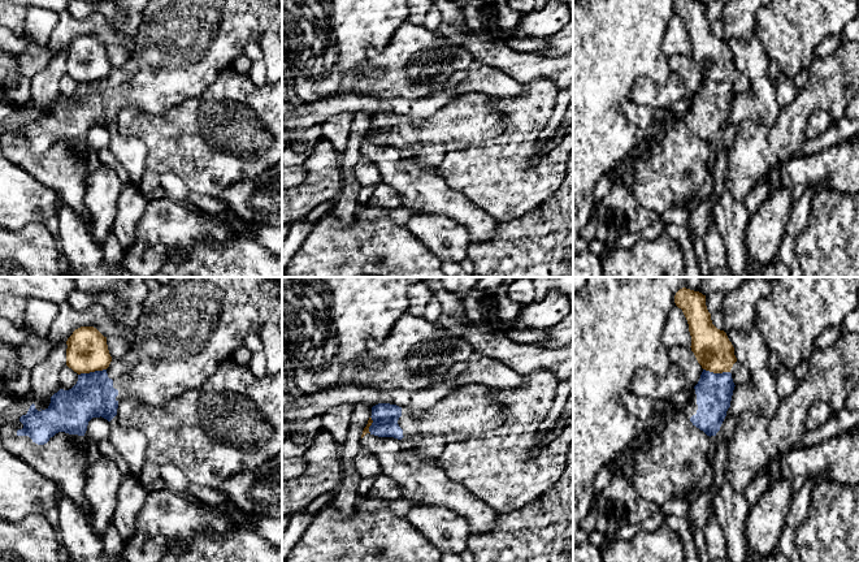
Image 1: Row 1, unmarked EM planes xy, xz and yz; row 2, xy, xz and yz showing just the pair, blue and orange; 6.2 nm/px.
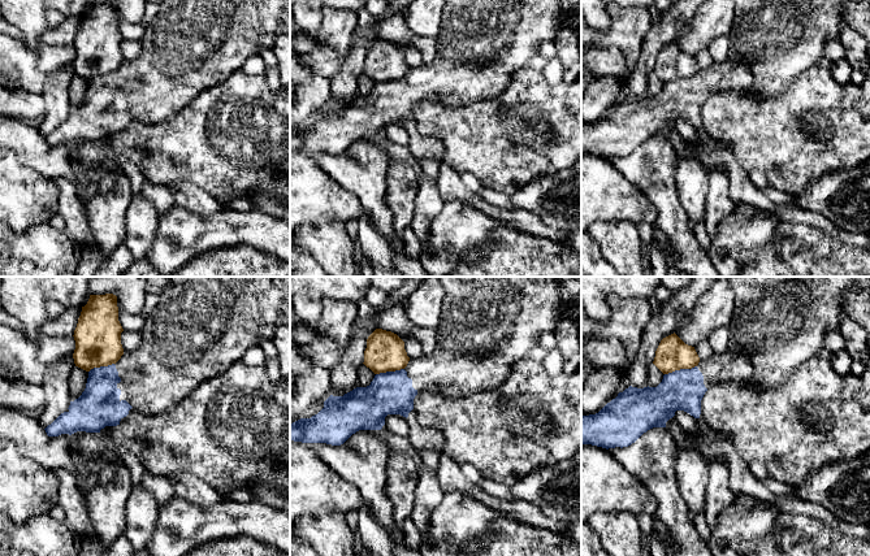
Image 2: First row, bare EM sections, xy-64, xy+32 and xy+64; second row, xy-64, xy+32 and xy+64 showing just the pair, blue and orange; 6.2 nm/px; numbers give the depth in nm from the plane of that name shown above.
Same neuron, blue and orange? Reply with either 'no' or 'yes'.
no

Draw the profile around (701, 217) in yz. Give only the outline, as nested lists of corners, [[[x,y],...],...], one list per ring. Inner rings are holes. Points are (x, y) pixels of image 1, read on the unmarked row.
[[[711,195],[689,212],[690,235],[700,235],[703,238],[707,233],[710,224],[713,221],[713,202],[715,196]]]

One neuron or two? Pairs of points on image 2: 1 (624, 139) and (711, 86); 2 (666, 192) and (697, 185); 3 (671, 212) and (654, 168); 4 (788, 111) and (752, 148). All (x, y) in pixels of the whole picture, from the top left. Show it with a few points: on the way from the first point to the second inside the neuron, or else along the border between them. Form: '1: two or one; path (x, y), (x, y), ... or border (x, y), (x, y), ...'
1: one; path (646, 117), (657, 114), (689, 94)
2: two; border (676, 160), (675, 195), (687, 218)
3: one; path (666, 202), (656, 178)
4: one; path (780, 120), (761, 139)

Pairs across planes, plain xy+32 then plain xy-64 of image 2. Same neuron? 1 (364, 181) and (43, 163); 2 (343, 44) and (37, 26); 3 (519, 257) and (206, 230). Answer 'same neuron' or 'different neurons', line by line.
1: same neuron
2: different neurons
3: different neurons

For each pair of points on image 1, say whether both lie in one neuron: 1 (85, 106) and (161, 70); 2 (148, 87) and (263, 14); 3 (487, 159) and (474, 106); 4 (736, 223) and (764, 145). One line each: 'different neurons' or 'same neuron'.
1: same neuron
2: same neuron
3: different neurons
4: different neurons

